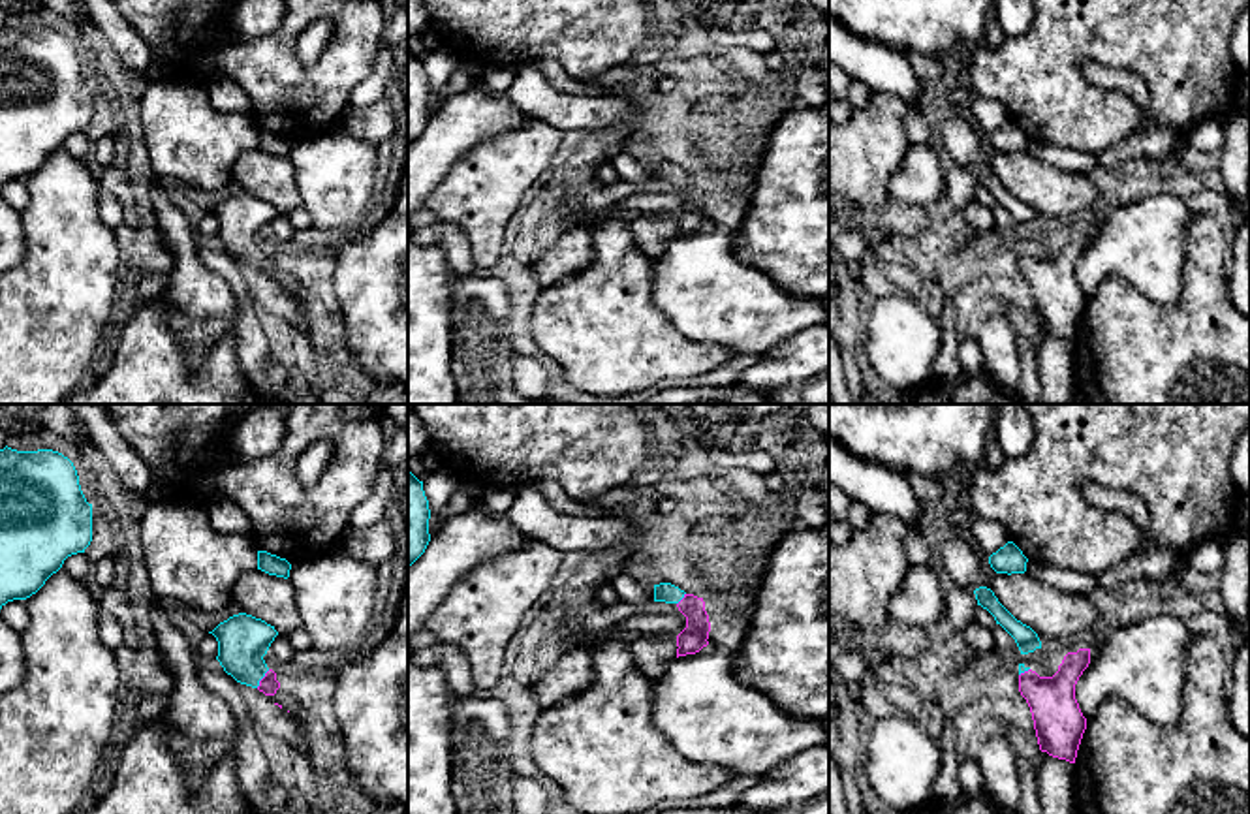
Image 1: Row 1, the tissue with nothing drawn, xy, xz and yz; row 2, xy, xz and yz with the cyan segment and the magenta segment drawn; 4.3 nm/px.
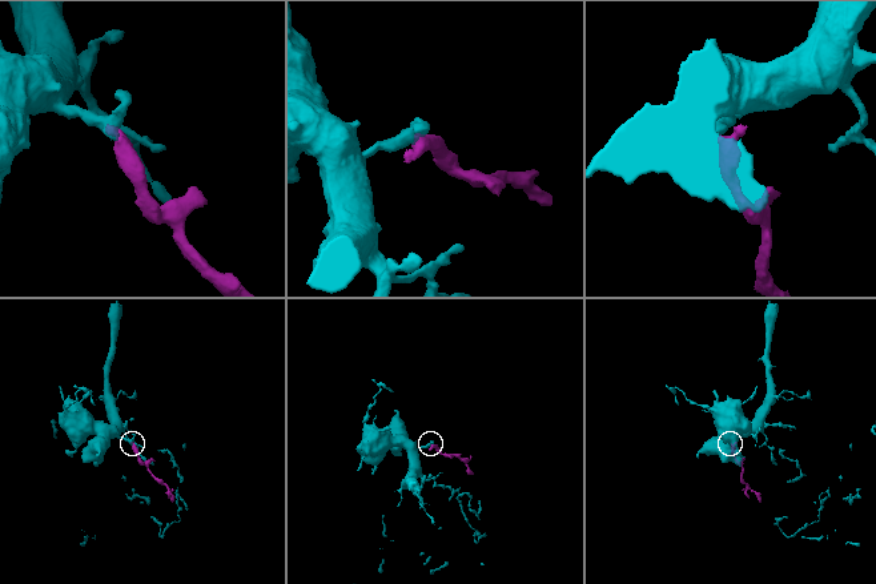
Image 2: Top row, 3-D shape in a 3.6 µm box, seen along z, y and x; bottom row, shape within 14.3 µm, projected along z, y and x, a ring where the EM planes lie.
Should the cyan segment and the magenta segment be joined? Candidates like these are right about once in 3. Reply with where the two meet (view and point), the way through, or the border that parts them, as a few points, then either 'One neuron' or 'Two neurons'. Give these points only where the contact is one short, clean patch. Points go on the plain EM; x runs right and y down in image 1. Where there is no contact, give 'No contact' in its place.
Touches cyan at xy (262, 256). Path across: xy (243, 219), (243, 237), (262, 256), (267, 264). One neuron

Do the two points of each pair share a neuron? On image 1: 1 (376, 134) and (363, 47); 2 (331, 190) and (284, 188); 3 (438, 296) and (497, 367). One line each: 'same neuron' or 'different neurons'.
1: different neurons
2: different neurons
3: different neurons

